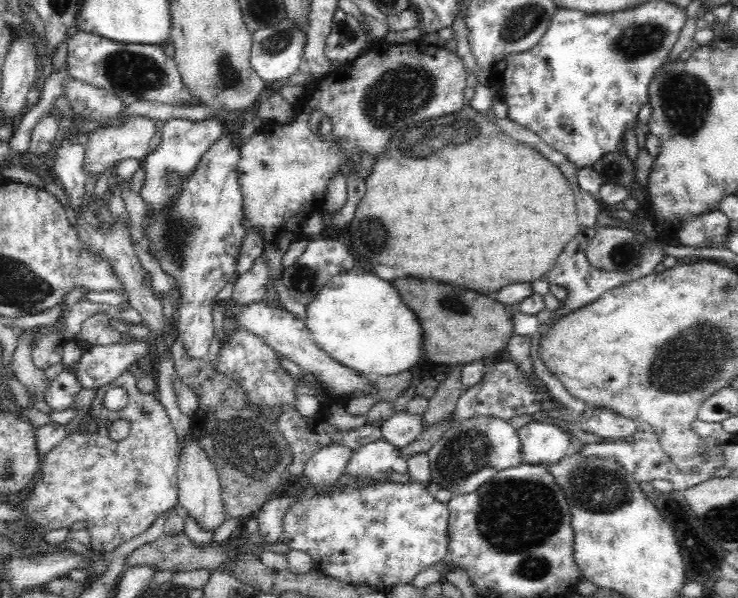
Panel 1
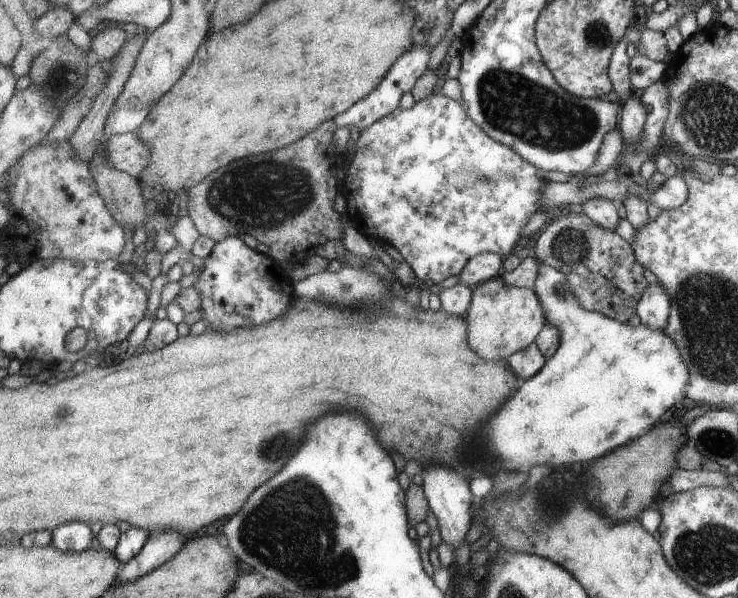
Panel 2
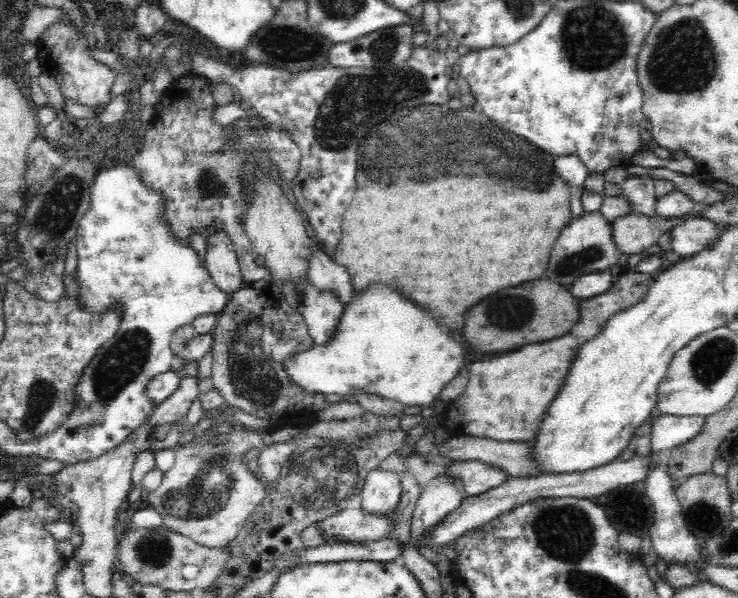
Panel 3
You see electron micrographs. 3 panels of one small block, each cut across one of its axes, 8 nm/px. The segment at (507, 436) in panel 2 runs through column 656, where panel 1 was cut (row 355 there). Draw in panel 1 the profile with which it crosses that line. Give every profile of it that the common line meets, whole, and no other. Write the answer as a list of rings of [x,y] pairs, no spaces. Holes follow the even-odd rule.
[[[360,268],[350,272],[340,273],[330,278],[324,288],[314,296],[314,300],[307,304],[304,322],[313,341],[325,350],[335,361],[351,368],[356,374],[398,374],[404,370],[410,371],[412,366],[417,366],[423,361],[422,352],[422,327],[410,308],[406,308],[400,300],[400,294],[392,288],[390,282],[380,280],[378,275],[368,274]]]

